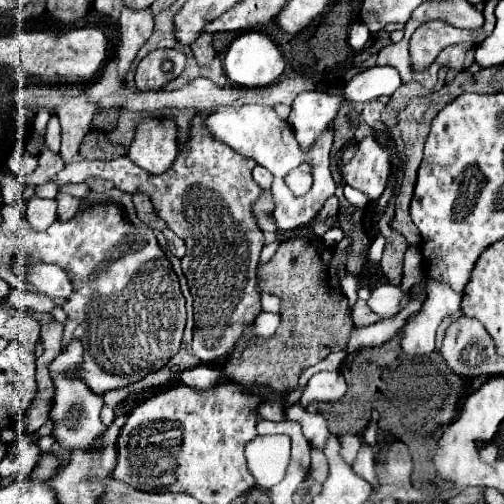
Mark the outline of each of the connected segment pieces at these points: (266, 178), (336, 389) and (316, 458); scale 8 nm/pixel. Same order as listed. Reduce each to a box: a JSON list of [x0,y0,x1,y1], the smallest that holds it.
[[252,165,274,189],[298,371,346,407],[310,449,328,483]]

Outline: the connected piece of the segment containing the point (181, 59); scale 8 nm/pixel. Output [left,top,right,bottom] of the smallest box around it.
[136,49,186,89]

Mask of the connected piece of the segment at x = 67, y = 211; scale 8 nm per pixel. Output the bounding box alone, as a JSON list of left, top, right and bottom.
[58,195,80,219]

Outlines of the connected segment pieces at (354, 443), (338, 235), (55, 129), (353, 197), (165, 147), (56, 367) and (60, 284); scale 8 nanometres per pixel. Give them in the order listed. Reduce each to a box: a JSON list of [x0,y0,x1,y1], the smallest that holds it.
[[338,435,361,466],[322,227,345,247],[46,117,60,155],[344,185,368,207],[128,119,176,175],[48,339,106,453],[14,265,72,299]]

